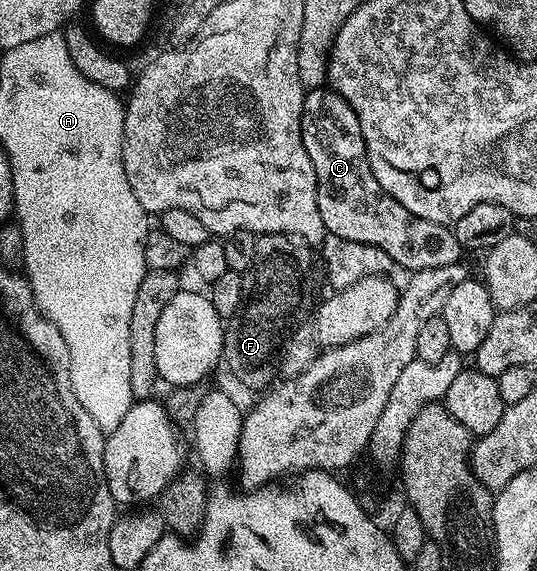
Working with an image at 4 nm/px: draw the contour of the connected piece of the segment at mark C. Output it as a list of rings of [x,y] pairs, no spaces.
[[[332,87],[308,90],[303,99],[303,115],[301,116],[301,138],[303,147],[311,159],[311,167],[315,167],[315,183],[317,184],[317,202],[319,203],[319,219],[323,219],[326,234],[339,239],[351,239],[355,243],[371,243],[371,247],[379,247],[391,255],[394,266],[405,268],[405,271],[416,271],[427,267],[447,267],[456,265],[462,260],[461,244],[455,239],[452,228],[439,223],[431,223],[431,219],[419,219],[403,207],[390,193],[385,193],[371,171],[371,163],[367,159],[367,147],[363,143],[363,135],[359,127],[359,119],[355,111]]]

